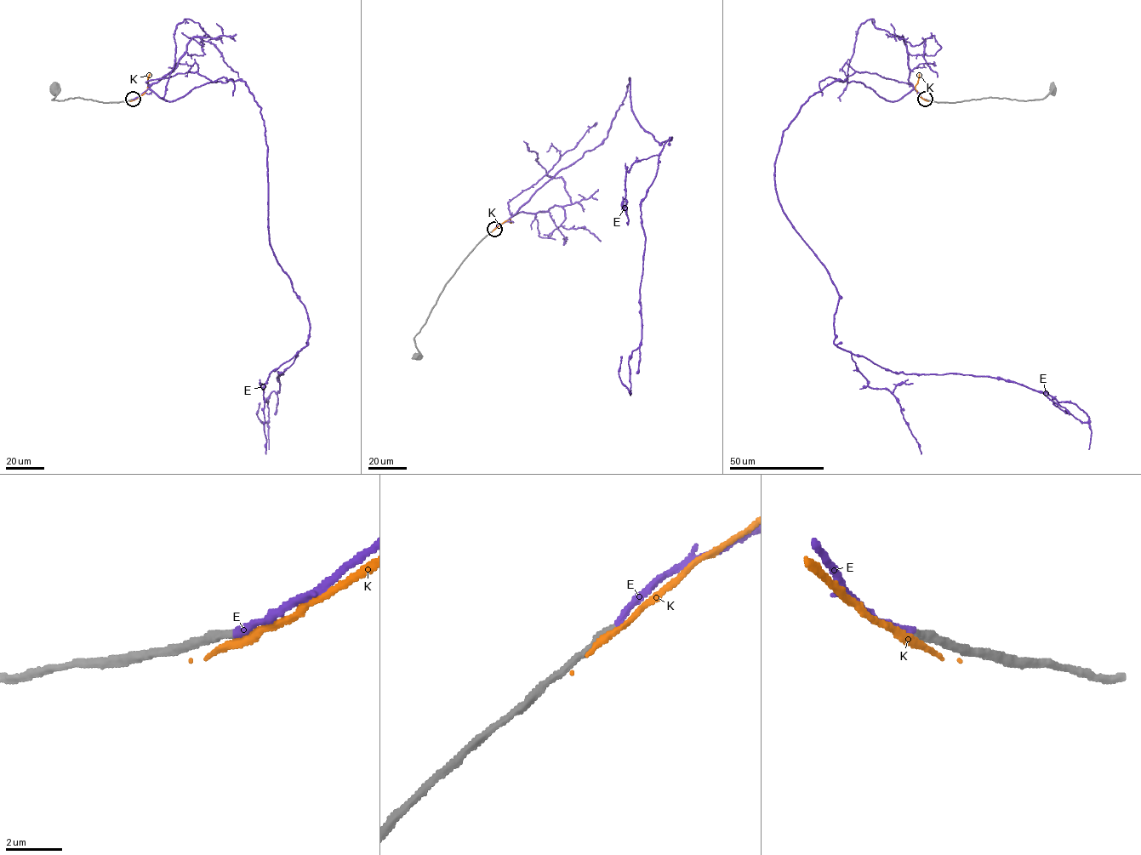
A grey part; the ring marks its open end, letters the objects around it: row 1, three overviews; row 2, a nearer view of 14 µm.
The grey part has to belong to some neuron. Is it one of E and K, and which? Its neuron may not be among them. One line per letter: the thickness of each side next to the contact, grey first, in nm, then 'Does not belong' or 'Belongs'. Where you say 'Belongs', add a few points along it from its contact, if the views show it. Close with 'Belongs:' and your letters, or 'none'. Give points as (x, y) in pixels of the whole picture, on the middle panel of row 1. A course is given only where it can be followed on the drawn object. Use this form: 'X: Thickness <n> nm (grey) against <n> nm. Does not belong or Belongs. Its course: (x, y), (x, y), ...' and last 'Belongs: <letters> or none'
E: Thickness 260 nm (grey) against 280 nm. Belongs. Its course: (494, 229), (607, 136), (630, 78), (641, 126), (671, 138), (641, 202), (630, 392), (622, 356)
K: Thickness 280 nm (grey) against 280 nm. Does not belong
Belongs: E

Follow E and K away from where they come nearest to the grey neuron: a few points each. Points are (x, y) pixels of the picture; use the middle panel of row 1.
E: (494, 229), (607, 136), (630, 78), (641, 126), (671, 138), (641, 202), (630, 392), (622, 356)
K: (494, 229), (510, 219), (511, 223)

